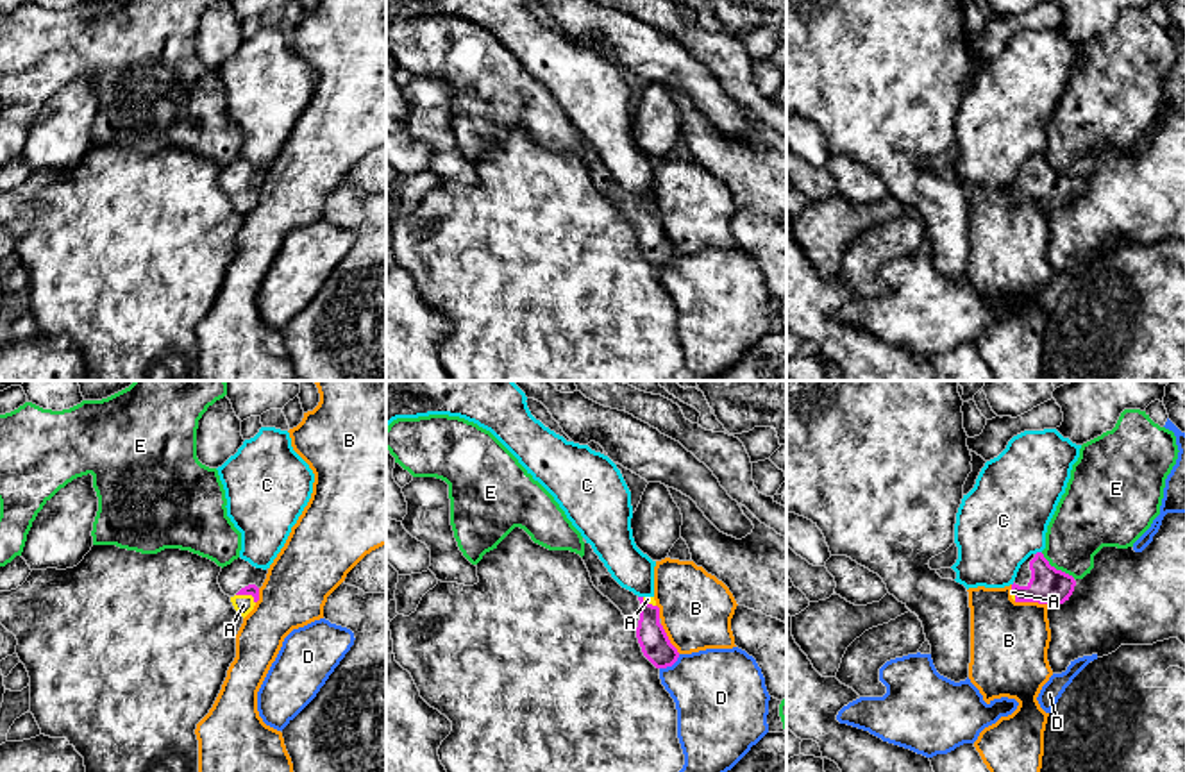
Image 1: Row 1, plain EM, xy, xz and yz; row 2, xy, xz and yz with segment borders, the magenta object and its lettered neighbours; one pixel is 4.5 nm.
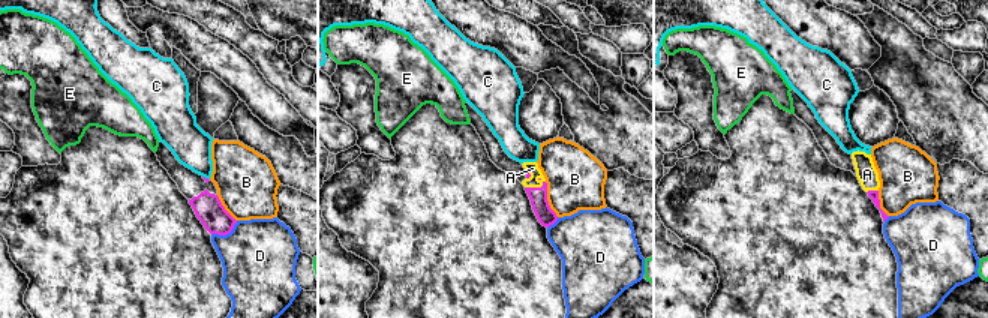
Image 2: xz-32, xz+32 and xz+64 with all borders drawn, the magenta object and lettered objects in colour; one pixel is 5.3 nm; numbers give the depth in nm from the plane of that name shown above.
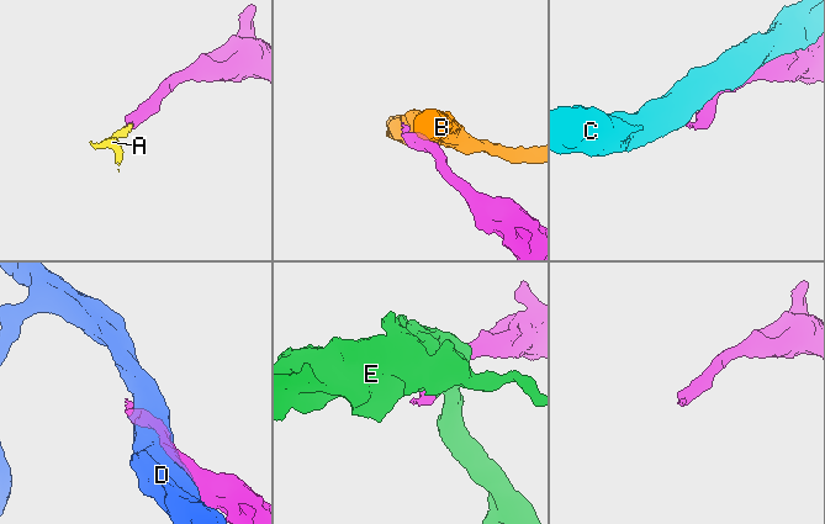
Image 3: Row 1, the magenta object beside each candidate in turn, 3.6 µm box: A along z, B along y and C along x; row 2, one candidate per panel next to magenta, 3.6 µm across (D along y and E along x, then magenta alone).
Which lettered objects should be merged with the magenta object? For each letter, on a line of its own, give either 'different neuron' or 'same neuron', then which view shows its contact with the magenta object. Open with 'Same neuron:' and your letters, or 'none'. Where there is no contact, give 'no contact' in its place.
Same neuron: A
A: same neuron; meets magenta in xy
B: different neuron; meets magenta in yz
C: different neuron; meets magenta in yz
D: different neuron; meets magenta in xz
E: different neuron; meets magenta in yz

